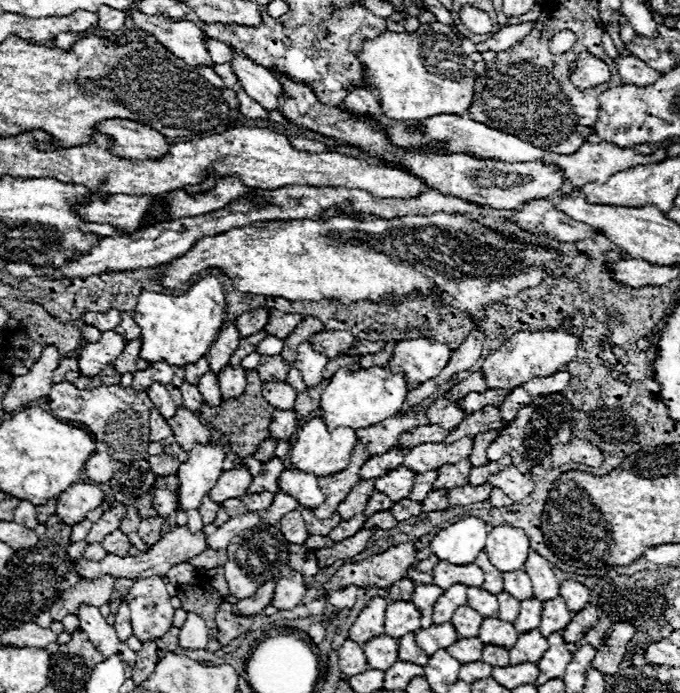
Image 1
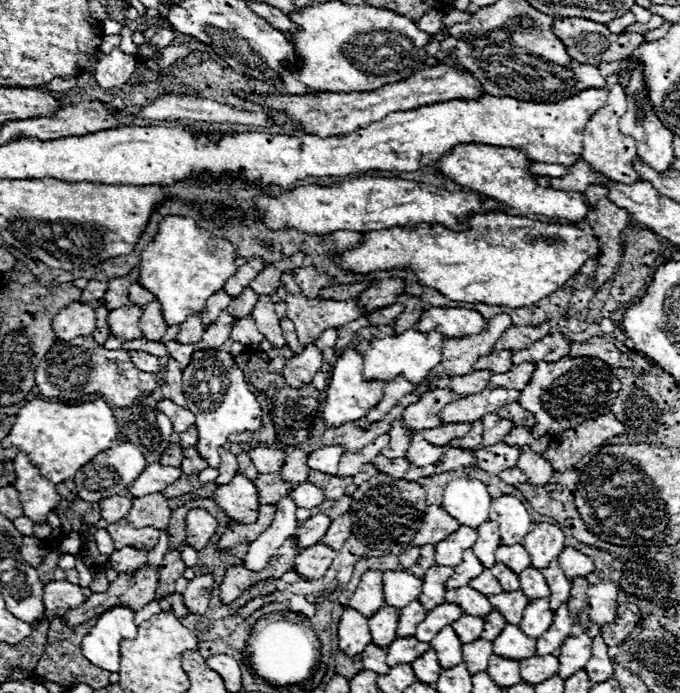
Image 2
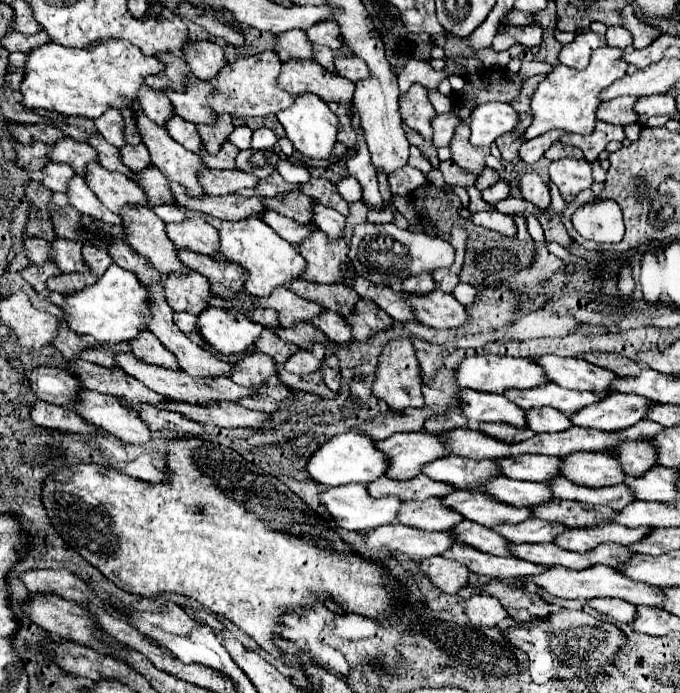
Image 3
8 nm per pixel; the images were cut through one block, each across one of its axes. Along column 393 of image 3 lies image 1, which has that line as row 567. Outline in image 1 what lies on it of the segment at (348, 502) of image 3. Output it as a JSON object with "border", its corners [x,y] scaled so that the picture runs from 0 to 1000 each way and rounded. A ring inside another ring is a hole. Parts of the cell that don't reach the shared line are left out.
{"border":[[[732,759],[724,762],[712,797],[735,825],[768,823],[779,799],[779,782],[768,762]]]}

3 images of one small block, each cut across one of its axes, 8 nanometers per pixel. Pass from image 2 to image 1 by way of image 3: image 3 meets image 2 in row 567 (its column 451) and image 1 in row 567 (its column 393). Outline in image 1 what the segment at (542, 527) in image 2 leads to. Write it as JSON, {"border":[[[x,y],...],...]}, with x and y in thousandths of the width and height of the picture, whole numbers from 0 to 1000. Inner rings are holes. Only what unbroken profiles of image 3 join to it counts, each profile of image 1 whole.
{"border":[[[779,797],[774,814],[771,814],[771,825],[779,831],[782,837],[782,846],[785,846],[785,860],[794,866],[794,869],[803,869],[803,866],[815,866],[821,860],[821,851],[824,851],[824,837],[815,831],[812,825],[812,814],[797,805],[794,799],[788,797]]]}

